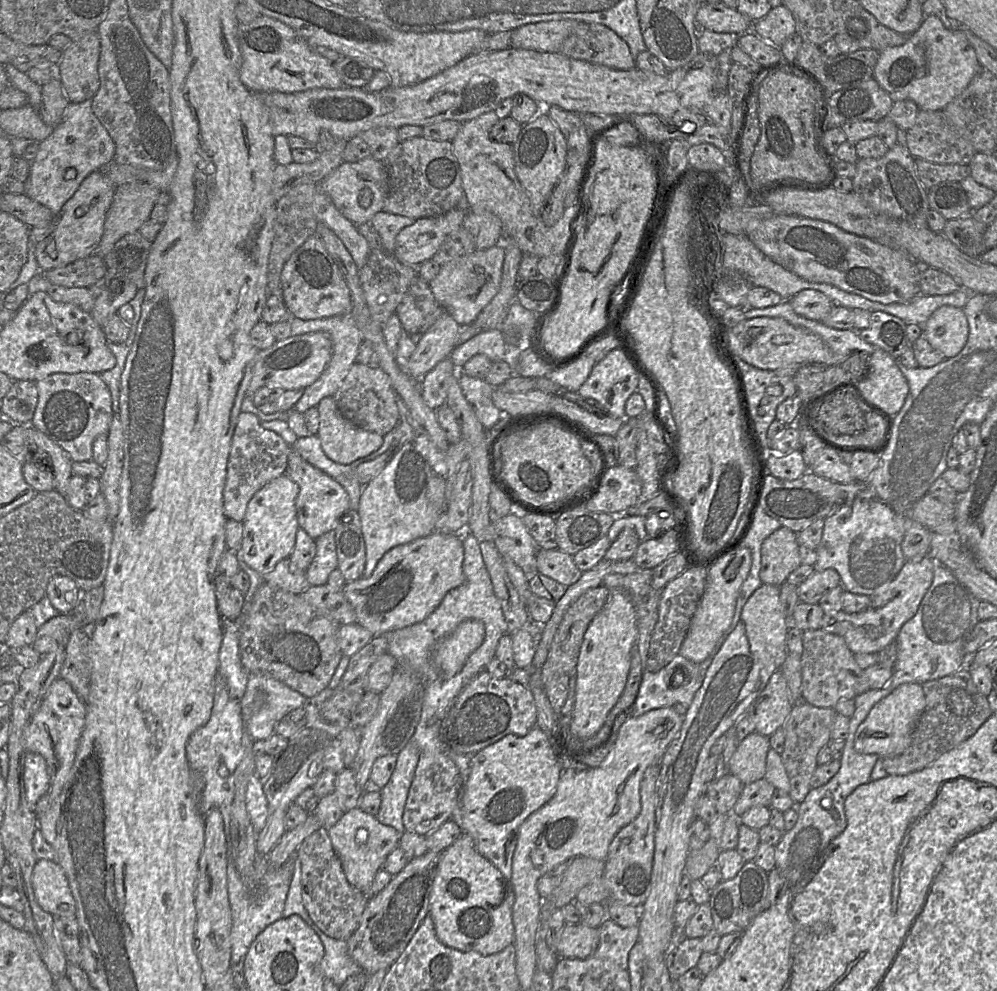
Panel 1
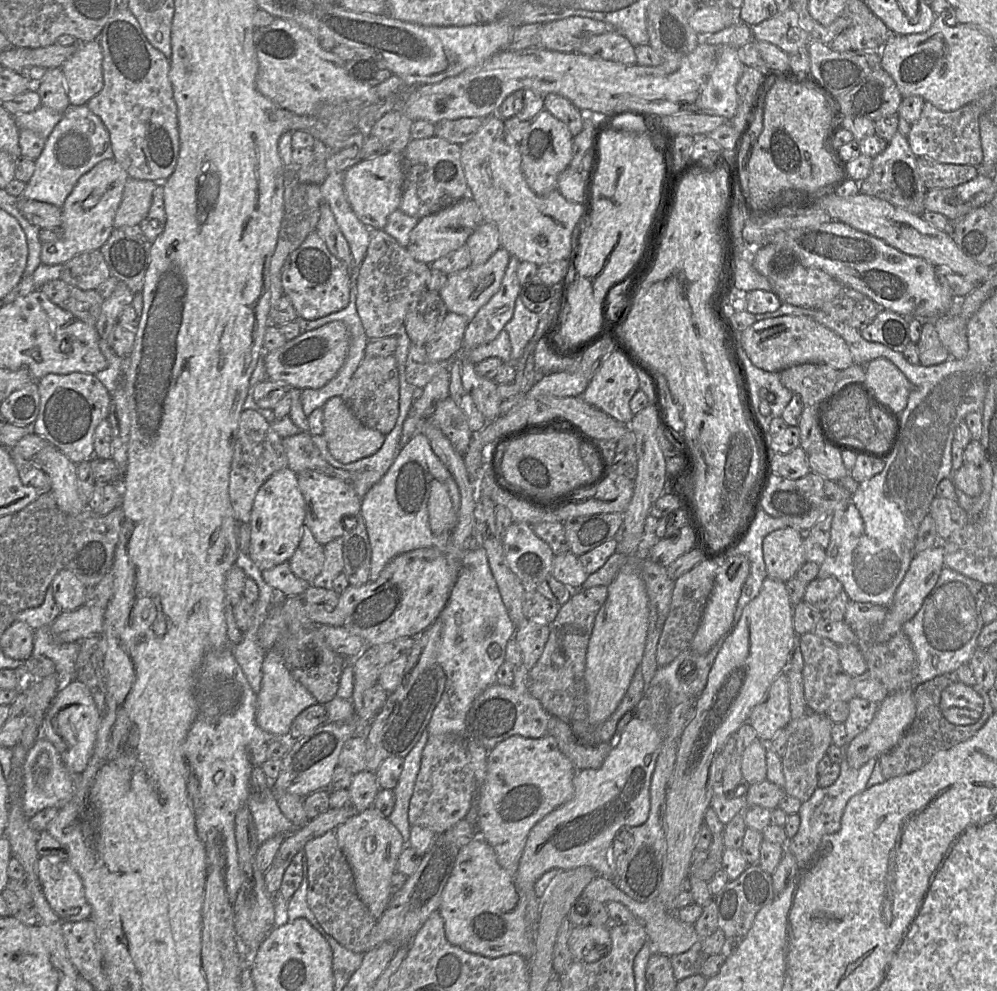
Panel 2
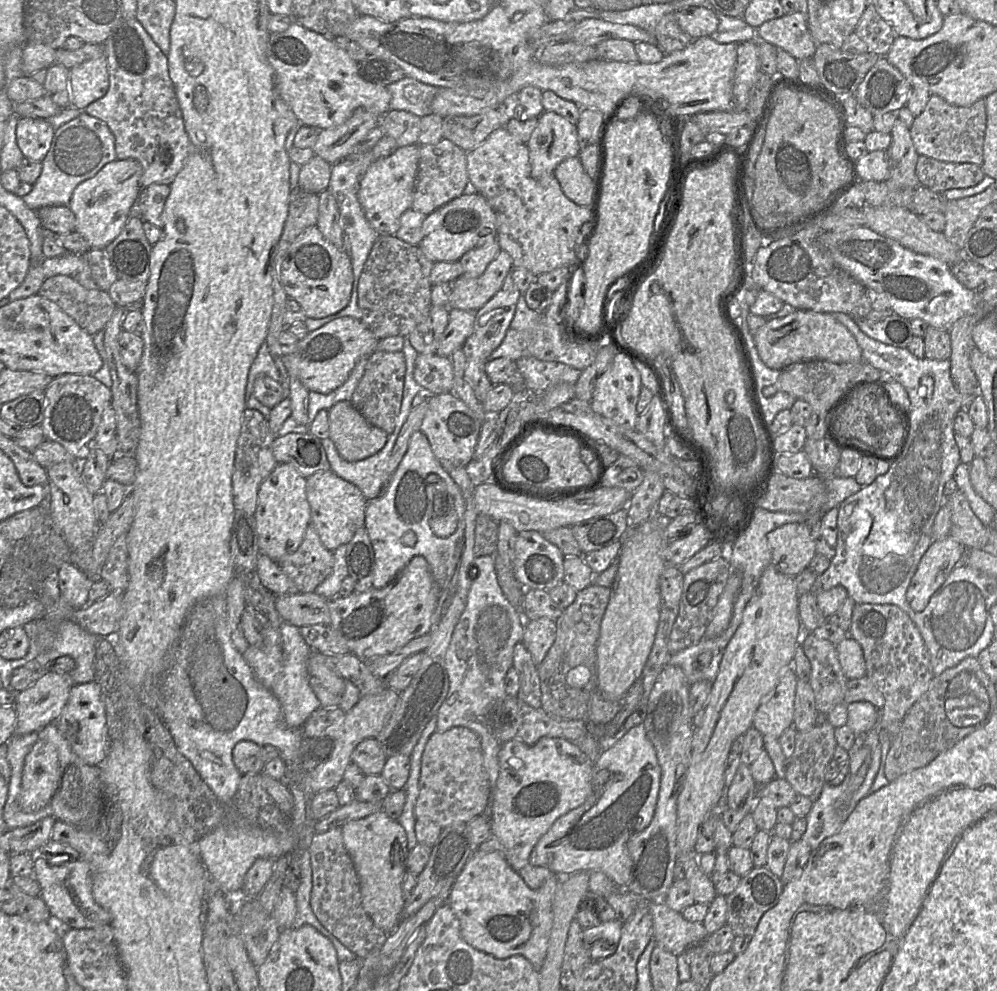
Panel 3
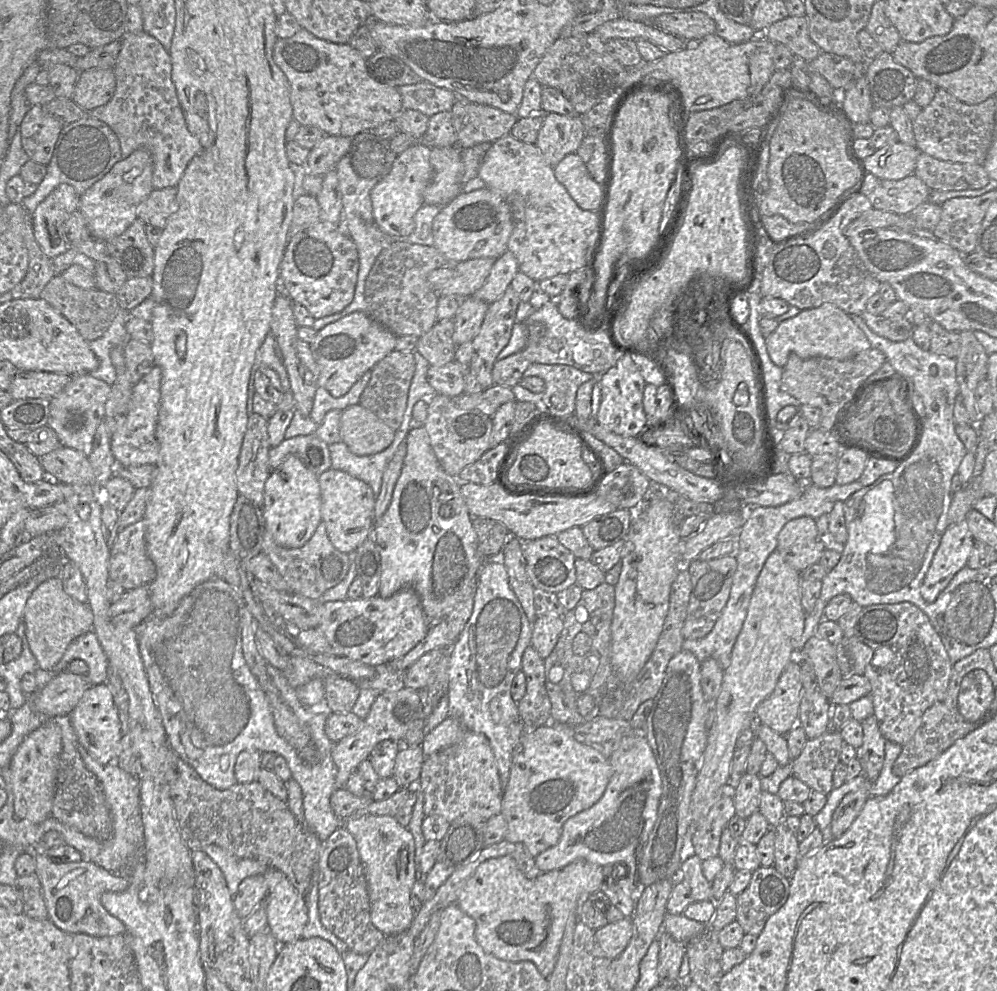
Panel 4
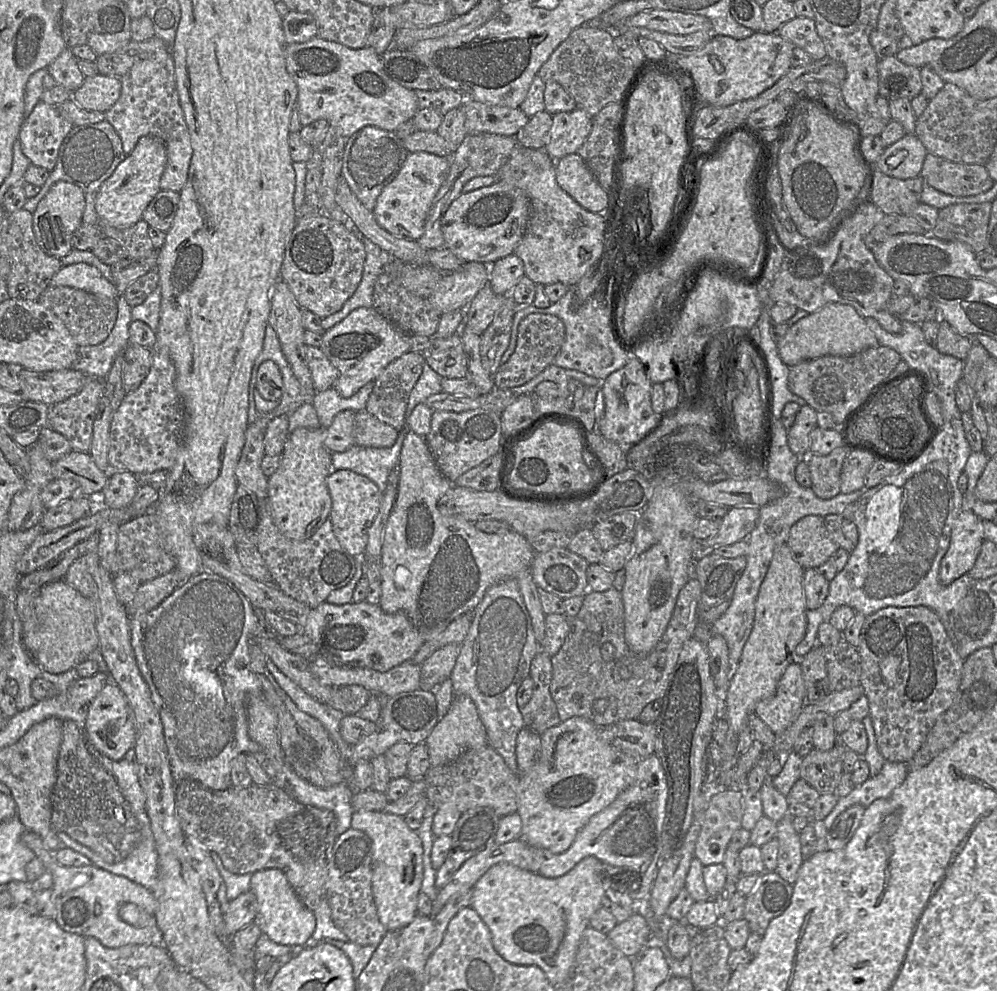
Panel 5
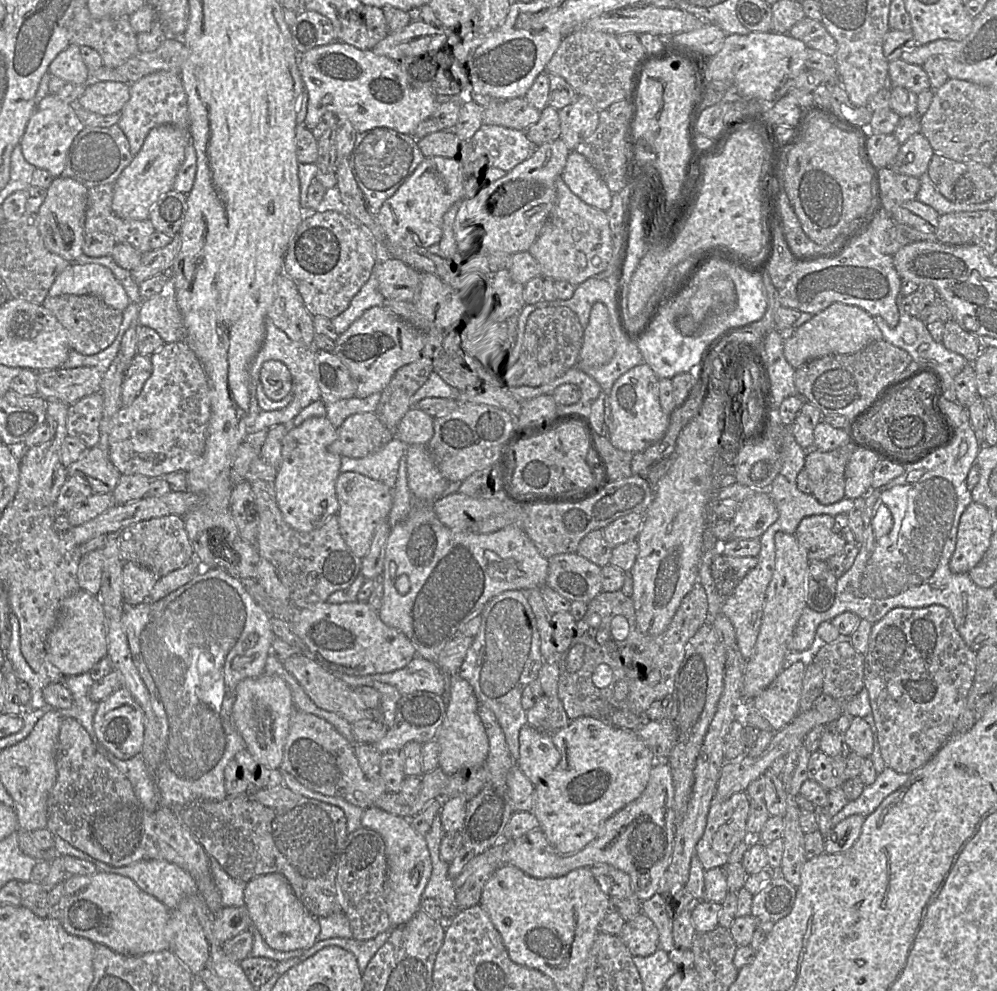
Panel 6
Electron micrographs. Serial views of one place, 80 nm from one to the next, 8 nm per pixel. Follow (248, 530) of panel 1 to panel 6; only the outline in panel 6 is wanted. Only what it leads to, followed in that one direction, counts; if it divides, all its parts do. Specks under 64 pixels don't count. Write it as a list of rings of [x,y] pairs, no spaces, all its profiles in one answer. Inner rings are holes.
[[[312,417],[299,426],[289,426],[284,437],[281,464],[274,484],[283,518],[297,531],[318,529],[338,512],[336,481],[341,473],[341,455],[329,450],[337,438],[337,428],[327,417]]]

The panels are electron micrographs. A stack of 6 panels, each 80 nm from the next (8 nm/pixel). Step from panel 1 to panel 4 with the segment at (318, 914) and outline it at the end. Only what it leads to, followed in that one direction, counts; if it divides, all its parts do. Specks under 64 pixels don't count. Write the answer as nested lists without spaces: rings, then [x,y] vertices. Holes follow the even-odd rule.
[[[340,827],[323,841],[318,862],[318,911],[322,924],[358,954],[369,954],[385,935],[371,921],[364,868],[354,837]]]

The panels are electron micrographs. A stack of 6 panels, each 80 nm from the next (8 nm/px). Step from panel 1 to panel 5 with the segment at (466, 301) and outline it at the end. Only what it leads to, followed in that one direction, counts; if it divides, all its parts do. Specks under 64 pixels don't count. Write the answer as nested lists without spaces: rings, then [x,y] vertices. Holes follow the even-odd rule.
[[[515,254],[507,255],[489,265],[489,284],[498,295],[509,295],[524,275],[524,264]]]

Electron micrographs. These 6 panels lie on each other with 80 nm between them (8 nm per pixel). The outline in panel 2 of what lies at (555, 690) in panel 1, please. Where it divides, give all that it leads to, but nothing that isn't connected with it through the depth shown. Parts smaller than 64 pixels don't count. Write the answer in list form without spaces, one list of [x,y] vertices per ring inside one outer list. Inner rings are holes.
[[[607,586],[573,590],[567,603],[560,607],[543,652],[529,669],[528,692],[553,716],[570,723],[576,696],[577,675],[584,679],[586,653],[596,615],[608,596]]]

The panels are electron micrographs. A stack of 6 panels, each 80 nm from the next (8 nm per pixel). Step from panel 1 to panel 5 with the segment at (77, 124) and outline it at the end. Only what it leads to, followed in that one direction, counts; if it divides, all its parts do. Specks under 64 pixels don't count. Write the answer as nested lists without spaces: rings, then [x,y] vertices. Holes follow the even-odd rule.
[[[106,120],[93,124],[73,125],[59,148],[56,165],[50,171],[48,179],[35,197],[27,198],[23,208],[33,213],[39,202],[58,181],[73,183],[79,186],[85,194],[95,193],[126,157],[120,136]]]

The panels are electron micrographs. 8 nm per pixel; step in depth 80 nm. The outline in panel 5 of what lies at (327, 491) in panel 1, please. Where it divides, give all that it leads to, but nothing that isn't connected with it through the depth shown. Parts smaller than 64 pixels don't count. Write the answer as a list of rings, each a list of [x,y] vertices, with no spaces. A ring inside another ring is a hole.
[[[334,470],[327,478],[332,499],[330,521],[340,545],[351,555],[360,557],[366,552],[369,530],[380,510],[382,492],[369,478],[351,470]]]

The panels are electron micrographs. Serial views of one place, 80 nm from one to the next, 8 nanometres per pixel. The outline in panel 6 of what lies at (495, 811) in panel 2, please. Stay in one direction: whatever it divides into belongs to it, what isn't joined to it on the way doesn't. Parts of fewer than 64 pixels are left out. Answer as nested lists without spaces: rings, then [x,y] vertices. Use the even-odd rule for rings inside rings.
[[[590,716],[572,719],[567,726],[550,734],[561,758],[554,770],[534,785],[534,804],[530,813],[537,818],[539,829],[549,843],[561,854],[570,855],[593,841],[609,817],[642,794],[656,760],[636,731]]]

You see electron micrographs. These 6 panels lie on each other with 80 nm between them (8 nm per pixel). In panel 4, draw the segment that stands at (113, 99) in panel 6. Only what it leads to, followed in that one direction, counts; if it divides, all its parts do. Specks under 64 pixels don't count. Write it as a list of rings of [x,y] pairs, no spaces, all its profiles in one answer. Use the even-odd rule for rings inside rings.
[[[113,69],[79,71],[72,100],[86,111],[107,104],[116,89]]]

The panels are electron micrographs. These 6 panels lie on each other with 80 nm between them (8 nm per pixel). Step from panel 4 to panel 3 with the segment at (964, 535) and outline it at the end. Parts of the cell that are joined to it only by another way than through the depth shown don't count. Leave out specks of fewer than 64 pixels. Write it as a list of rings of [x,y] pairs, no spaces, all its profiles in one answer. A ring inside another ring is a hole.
[[[950,535],[931,544],[920,559],[906,591],[907,602],[914,611],[919,612],[925,609],[931,596],[944,583],[952,569],[962,562],[965,550],[966,548]]]

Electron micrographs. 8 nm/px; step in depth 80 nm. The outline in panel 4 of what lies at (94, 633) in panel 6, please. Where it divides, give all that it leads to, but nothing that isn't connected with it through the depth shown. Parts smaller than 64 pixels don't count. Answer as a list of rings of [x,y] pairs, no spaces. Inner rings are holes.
[[[53,577],[39,585],[31,594],[26,603],[22,621],[25,624],[27,641],[38,668],[46,671],[55,668],[74,639],[89,631],[93,631],[94,618],[89,605],[69,596],[64,591],[62,580],[59,577]]]

